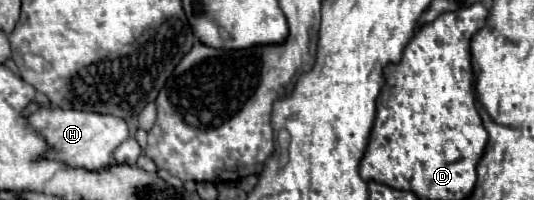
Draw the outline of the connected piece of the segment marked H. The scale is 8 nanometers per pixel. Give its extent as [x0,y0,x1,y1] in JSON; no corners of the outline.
[29,109,129,171]

